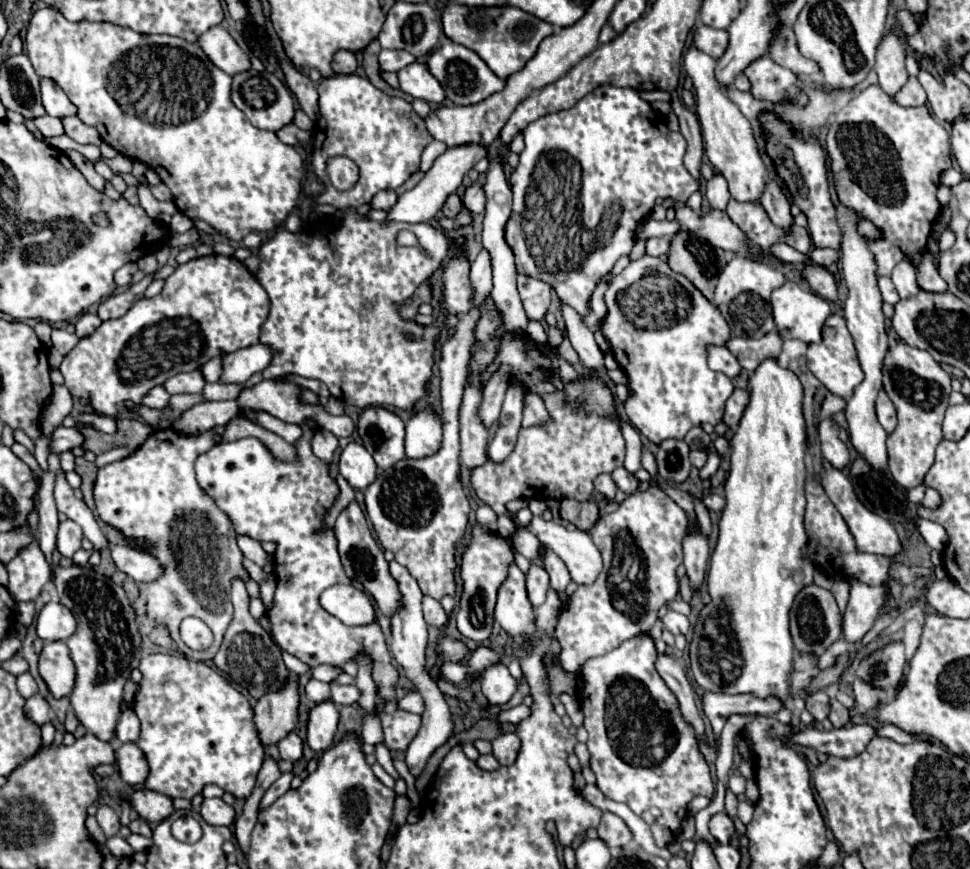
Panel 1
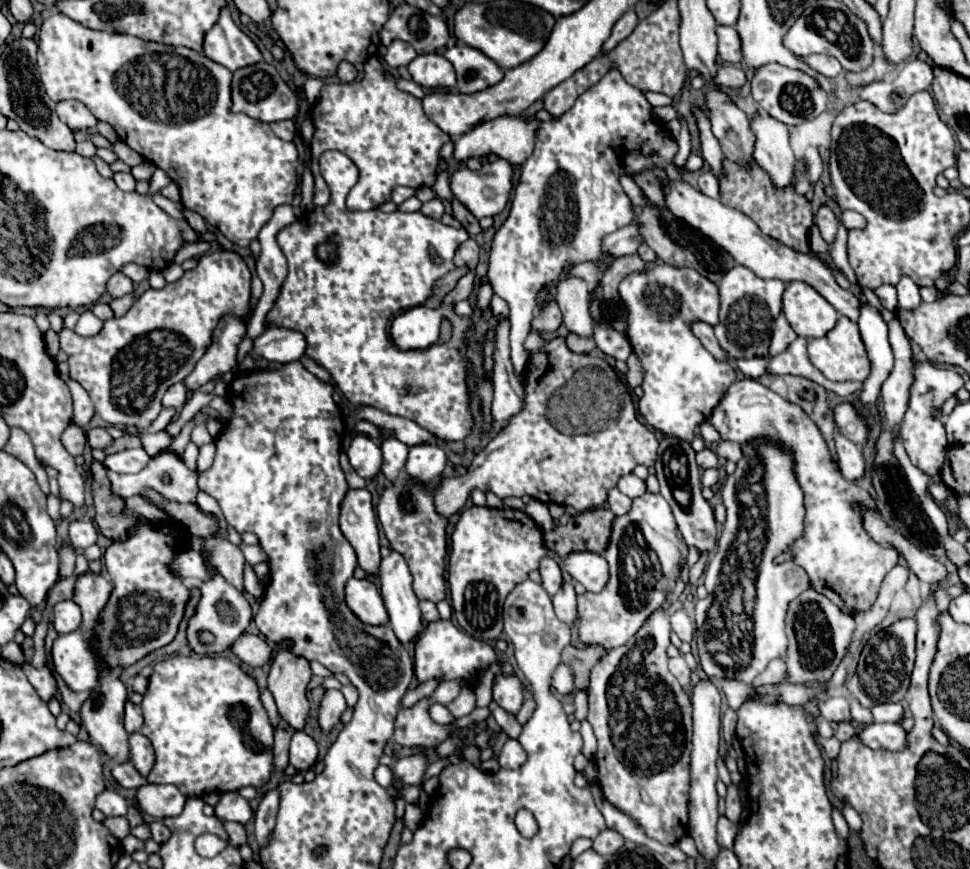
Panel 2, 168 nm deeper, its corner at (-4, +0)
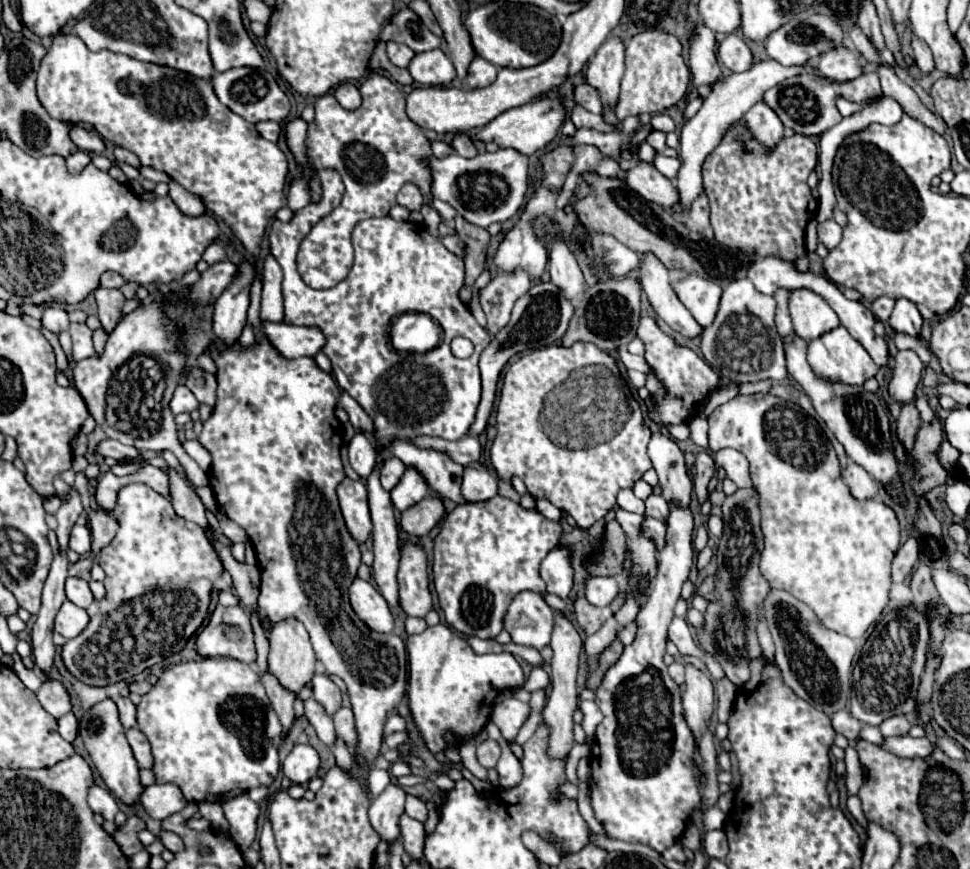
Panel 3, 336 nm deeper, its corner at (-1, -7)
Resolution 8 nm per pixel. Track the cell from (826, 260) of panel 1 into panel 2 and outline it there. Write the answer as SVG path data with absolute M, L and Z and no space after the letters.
M816 224L810 228L810 248L812 248L812 252L828 252L828 244L822 240L822 236L820 236L820 232L818 232L818 228L816 228Z

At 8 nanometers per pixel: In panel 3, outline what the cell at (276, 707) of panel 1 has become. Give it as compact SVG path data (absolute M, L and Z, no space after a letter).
M287 619L287 621L273 625L273 629L269 631L269 641L271 641L269 659L267 659L269 673L277 677L277 681L281 683L281 687L285 687L285 691L297 695L307 683L311 683L317 671L317 659L315 659L315 653L313 653L313 647L309 643L309 635L303 623L295 619Z

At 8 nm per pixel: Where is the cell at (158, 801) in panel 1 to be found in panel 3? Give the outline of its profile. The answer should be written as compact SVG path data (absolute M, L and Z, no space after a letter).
M155 783L141 793L139 803L143 805L143 809L147 811L149 817L161 821L161 819L181 811L187 805L187 799L179 791L179 787L175 787L171 783L165 783L165 785Z

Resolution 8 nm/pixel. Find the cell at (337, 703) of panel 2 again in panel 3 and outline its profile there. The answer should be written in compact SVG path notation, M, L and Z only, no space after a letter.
M321 671L315 673L311 685L313 685L313 693L315 693L313 697L325 707L325 713L335 715L341 707L341 691L337 689L337 685L329 677L325 677Z

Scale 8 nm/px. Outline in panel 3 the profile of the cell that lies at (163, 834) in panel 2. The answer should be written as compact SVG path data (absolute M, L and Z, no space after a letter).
M161 831L161 833L157 835L157 839L159 839L159 841L165 845L165 849L169 849L171 853L177 853L177 851L183 849L181 837L175 835L175 833L171 833L171 831Z

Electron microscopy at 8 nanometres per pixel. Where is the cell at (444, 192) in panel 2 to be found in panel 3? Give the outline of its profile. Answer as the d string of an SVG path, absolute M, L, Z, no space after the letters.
M433 199L433 207L437 209L437 213L439 213L445 221L451 221L451 219L455 217L455 213L457 213L449 203L445 203L445 201L441 201L441 199Z

